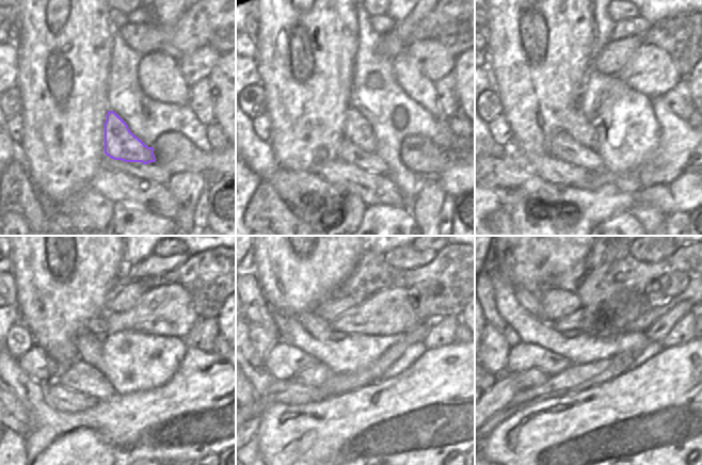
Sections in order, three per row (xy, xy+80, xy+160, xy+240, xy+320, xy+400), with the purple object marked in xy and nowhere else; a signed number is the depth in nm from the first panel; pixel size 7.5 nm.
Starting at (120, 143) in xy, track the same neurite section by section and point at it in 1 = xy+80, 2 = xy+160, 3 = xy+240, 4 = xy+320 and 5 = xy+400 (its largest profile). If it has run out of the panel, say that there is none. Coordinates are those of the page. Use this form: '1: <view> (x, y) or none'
1: xy+80 (356, 129)
2: xy+160 (577, 126)
3: xy+240 (90, 348)
4: xy+320 (318, 327)
5: xy+400 (530, 301)

